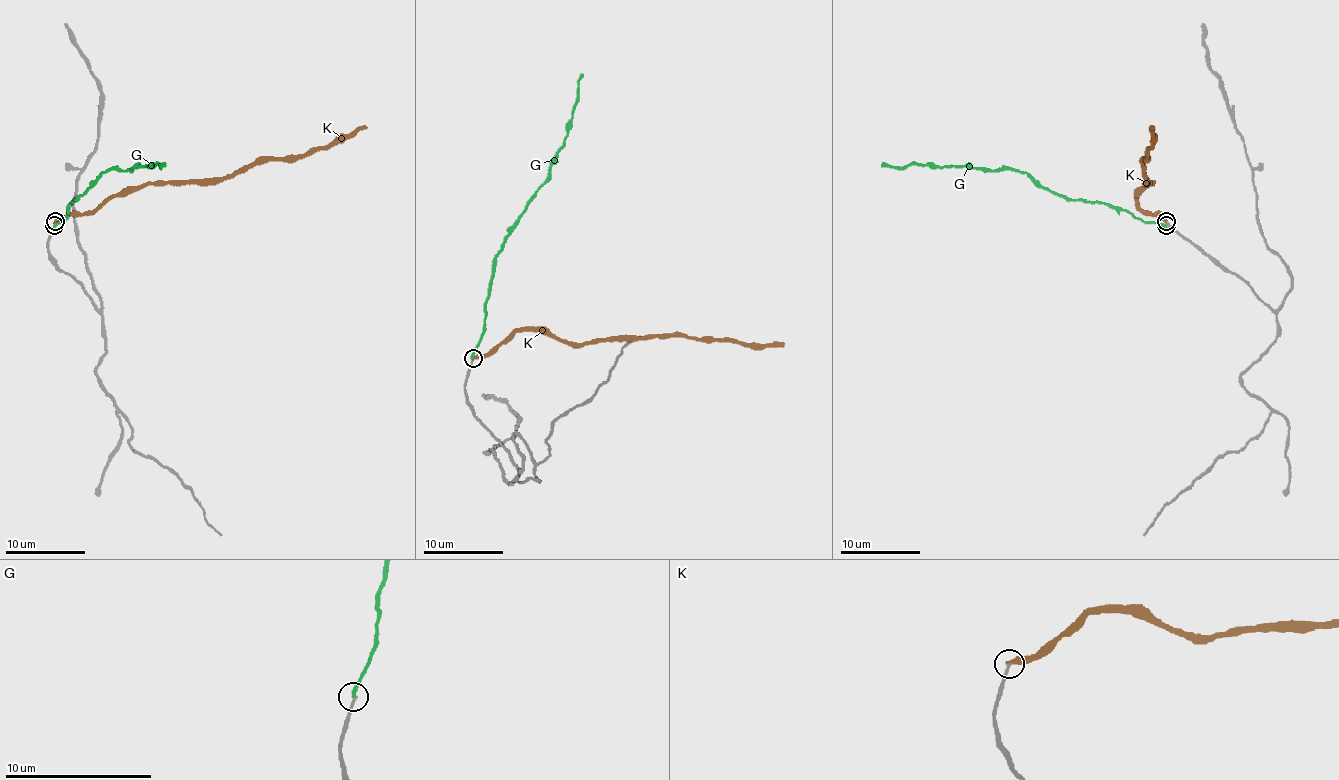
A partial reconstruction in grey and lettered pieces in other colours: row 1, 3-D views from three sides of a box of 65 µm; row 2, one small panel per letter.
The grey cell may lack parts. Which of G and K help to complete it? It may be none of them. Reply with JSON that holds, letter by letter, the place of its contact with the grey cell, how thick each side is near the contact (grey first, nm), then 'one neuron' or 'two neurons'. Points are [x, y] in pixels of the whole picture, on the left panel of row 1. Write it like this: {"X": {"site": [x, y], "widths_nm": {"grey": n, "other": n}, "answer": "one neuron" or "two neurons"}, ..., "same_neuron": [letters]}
{"G": {"site": [54, 225], "widths_nm": {"grey": 280, "other": 280}, "answer": "one neuron"}, "K": {"site": [55, 221], "widths_nm": {"grey": 240, "other": 400}, "answer": "two neurons"}, "same_neuron": ["G"]}

